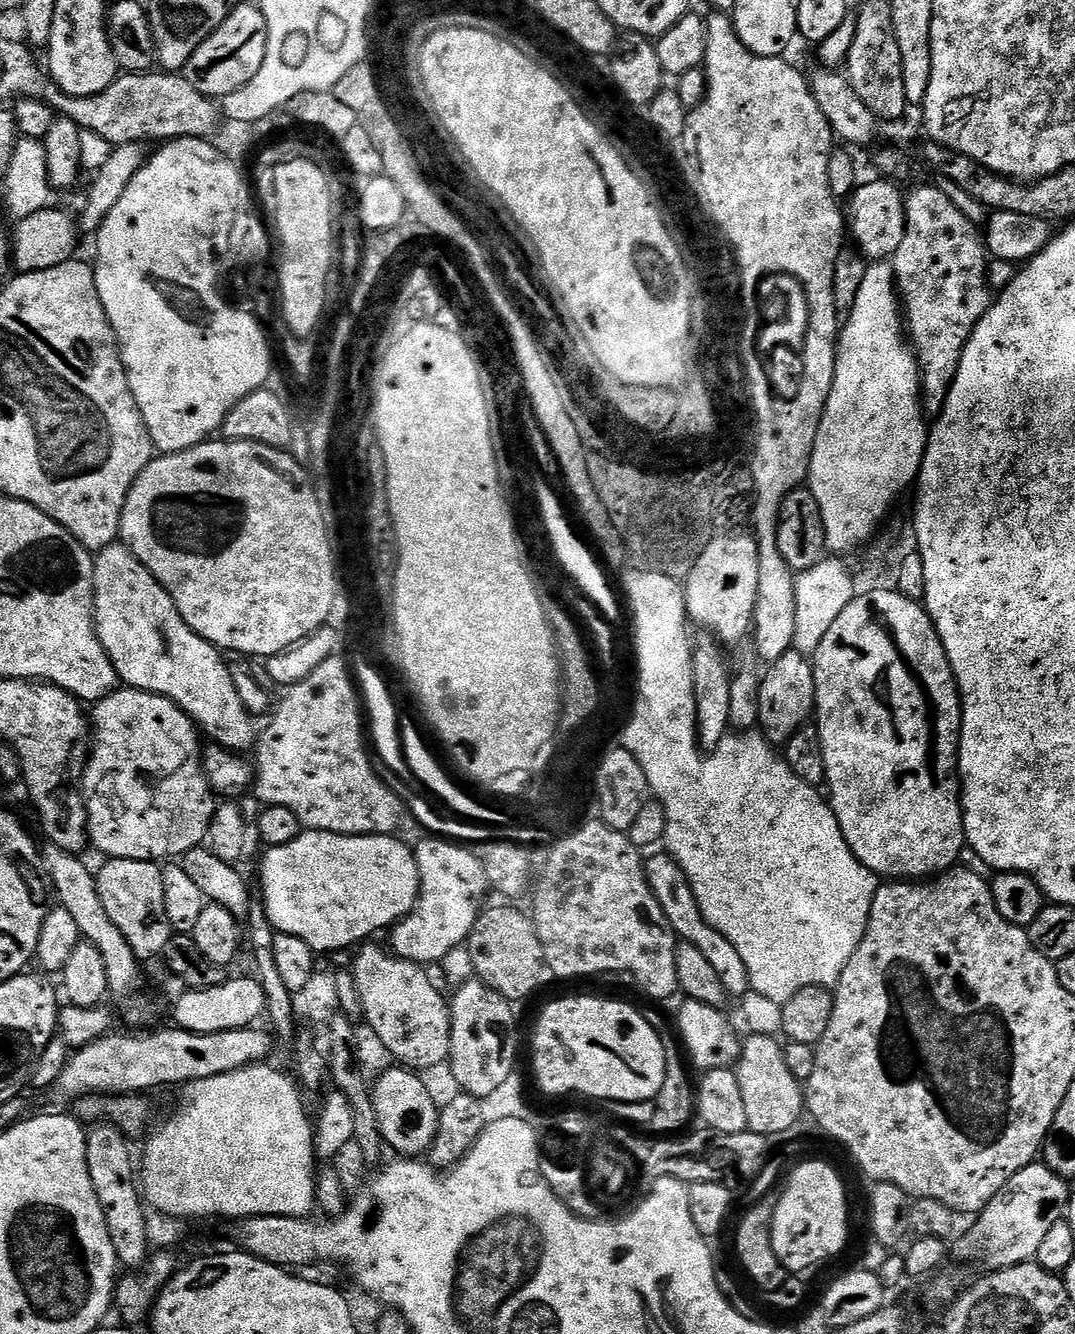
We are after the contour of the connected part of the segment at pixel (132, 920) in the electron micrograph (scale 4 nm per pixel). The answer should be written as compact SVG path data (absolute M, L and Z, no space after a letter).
M114 860L103 861L100 872L95 873L98 886L98 898L106 910L110 922L122 930L130 950L134 950L136 959L147 962L163 957L166 942L173 938L170 918L166 918L166 898L162 894L162 868L151 860Z

